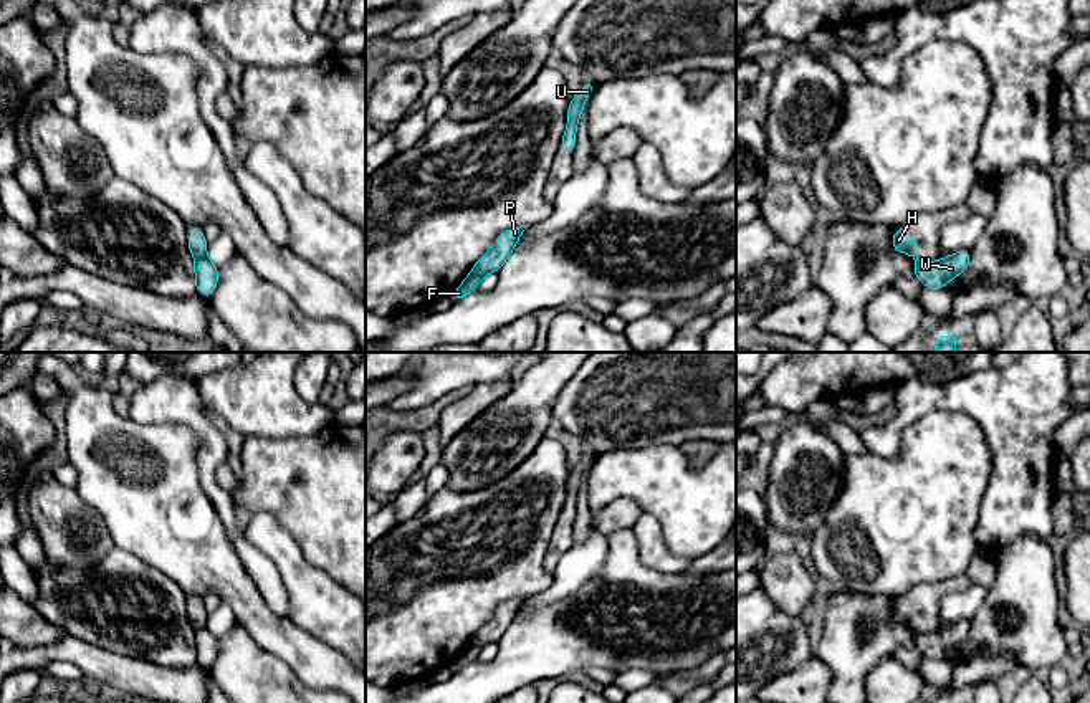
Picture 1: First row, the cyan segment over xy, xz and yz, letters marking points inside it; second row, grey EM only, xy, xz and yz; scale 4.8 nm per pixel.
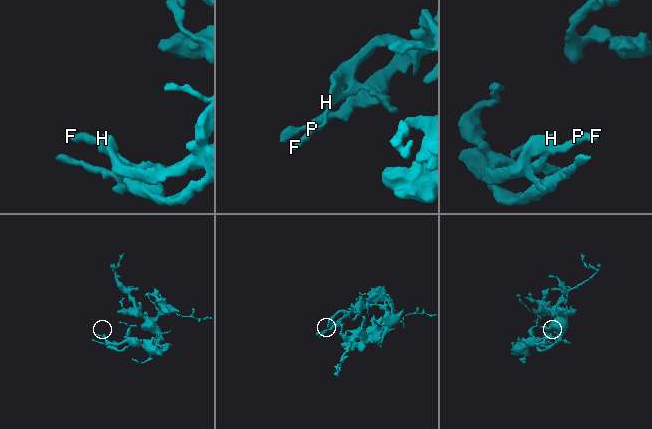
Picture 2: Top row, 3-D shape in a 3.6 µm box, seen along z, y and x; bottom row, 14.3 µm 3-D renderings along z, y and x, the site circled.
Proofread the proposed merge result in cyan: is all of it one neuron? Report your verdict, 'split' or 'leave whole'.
leave whole

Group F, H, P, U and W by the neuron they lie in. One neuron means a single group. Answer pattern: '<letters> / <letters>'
F H P U W

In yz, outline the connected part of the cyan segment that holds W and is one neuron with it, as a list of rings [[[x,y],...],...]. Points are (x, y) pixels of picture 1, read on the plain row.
[[[898,595],[890,615],[898,624],[908,624],[915,630],[913,643],[928,660],[944,660],[949,650],[964,643],[971,632],[971,619],[959,620],[943,630],[921,634],[918,630],[918,615],[913,607],[905,605],[905,595]]]

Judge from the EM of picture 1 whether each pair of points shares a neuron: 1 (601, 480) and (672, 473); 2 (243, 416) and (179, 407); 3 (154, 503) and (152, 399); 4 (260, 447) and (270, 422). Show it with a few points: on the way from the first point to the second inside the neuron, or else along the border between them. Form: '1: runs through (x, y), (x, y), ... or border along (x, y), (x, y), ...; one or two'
1: runs through (619, 473), (654, 473); one
2: border along (196, 381), (200, 401), (212, 414); two
3: border along (128, 417), (141, 424), (182, 424), (191, 429); two
4: border along (245, 435), (303, 437); two

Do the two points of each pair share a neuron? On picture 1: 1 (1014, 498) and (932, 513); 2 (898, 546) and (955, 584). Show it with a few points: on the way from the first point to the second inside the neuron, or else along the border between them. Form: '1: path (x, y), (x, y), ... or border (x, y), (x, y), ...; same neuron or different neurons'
1: border (989, 467), (976, 521), (976, 543); different neurons
2: border (965, 571), (933, 583), (920, 583), (910, 593); different neurons

